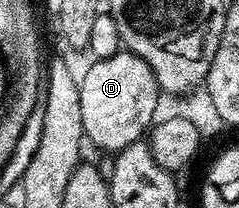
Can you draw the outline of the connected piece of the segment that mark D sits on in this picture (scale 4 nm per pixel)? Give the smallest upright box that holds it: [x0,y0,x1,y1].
[79,49,161,153]

